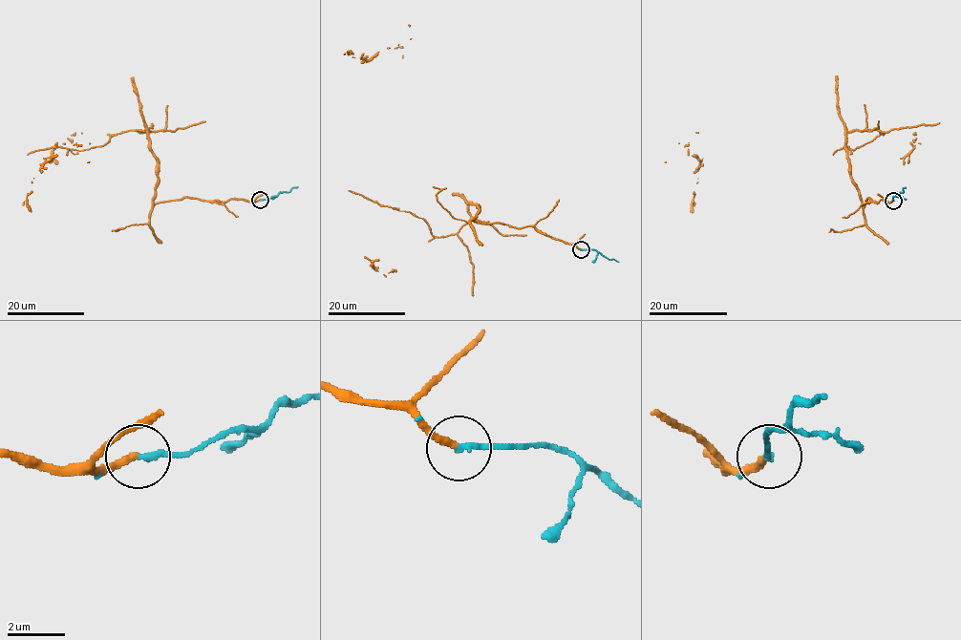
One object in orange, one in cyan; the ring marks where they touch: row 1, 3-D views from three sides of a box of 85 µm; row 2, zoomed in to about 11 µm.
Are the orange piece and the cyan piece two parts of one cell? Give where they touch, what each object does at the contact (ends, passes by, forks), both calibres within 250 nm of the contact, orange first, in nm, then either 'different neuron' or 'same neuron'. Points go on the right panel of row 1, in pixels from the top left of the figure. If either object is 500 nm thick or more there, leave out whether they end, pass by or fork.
(893, 201) | orange ends | cyan ends | 240/200 nm | same neuron

